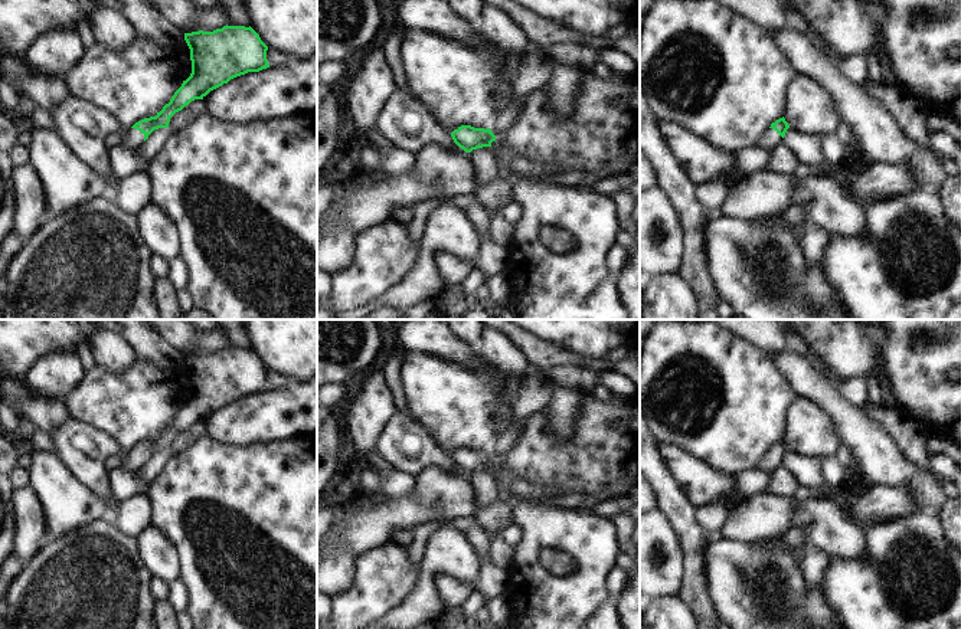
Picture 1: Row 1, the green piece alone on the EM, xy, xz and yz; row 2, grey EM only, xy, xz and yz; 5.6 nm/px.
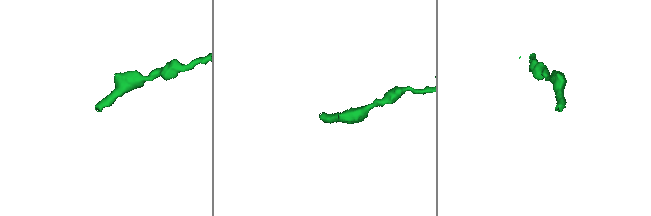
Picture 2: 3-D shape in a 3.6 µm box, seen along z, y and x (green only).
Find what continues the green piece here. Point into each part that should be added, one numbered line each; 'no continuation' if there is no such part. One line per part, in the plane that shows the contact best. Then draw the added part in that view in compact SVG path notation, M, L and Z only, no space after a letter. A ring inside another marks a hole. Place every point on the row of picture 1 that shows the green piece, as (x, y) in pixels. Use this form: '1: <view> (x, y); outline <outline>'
1: xy (133, 138); outline M130 128L122 135L121 147L127 150L137 150L144 141L144 134L135 128Z

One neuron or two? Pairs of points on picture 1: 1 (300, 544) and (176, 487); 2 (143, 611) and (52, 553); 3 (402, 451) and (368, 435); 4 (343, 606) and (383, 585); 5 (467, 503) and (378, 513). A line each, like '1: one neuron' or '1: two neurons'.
1: one neuron
2: one neuron
3: two neurons
4: one neuron
5: one neuron

